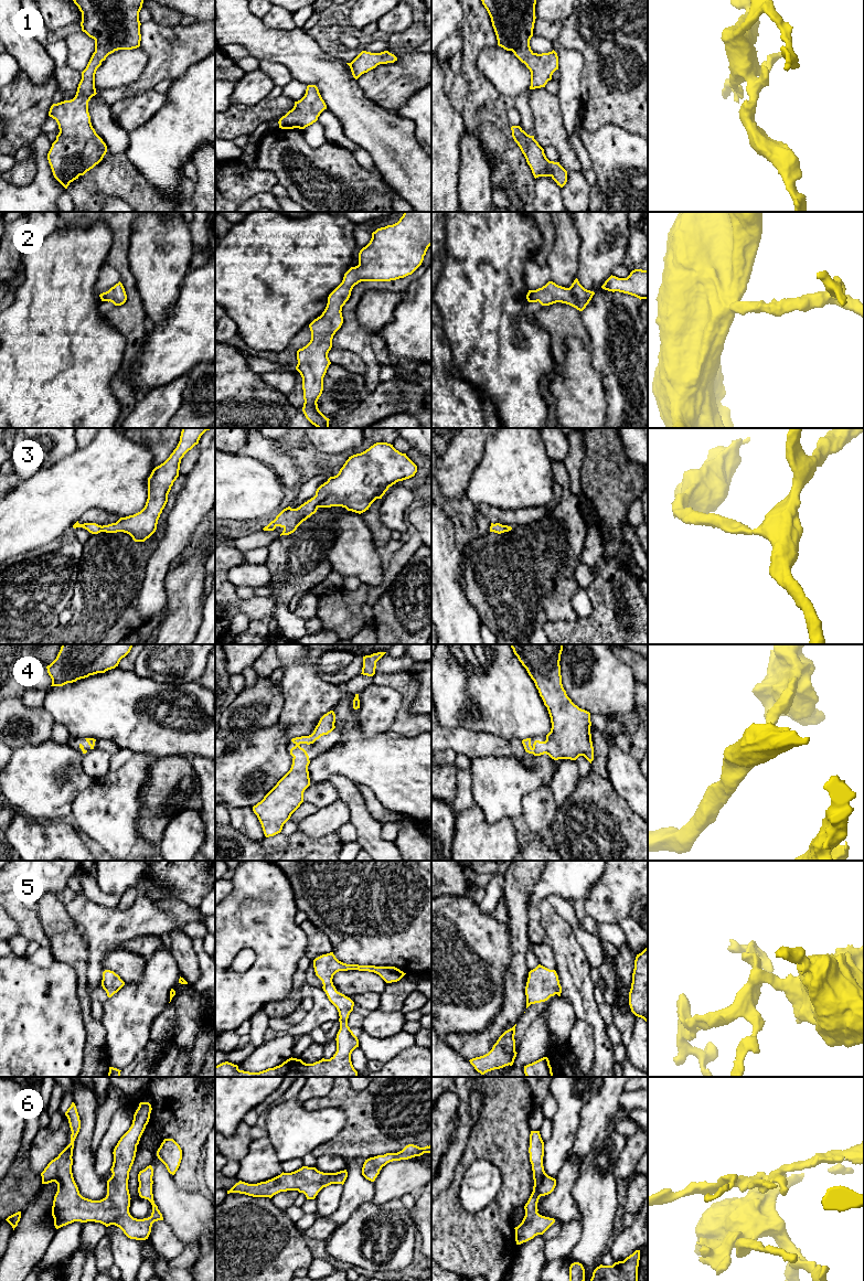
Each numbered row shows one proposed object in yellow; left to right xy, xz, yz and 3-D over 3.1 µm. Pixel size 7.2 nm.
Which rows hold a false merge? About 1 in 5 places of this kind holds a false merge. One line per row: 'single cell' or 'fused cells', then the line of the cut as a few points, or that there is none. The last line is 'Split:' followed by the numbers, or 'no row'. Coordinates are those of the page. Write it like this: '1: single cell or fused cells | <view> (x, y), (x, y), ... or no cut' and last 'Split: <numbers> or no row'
1: single cell | no cut
2: single cell | no cut
3: single cell | no cut
4: single cell | no cut
5: single cell | no cut
6: single cell | no cut
Split: no row

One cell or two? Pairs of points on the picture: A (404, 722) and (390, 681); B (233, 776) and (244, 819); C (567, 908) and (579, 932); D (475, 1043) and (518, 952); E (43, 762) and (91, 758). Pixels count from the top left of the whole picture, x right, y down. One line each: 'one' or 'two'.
A: one
B: two
C: one
D: one
E: two

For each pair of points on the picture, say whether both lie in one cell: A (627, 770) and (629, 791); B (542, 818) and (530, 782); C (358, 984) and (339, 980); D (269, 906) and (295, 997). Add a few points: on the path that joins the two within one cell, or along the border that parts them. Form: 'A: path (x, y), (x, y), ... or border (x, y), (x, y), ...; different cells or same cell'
A: path (627, 776), (629, 786); same cell
B: border (551, 786), (530, 790), (522, 799), (521, 813); different cells
C: path (353, 982), (343, 981); same cell
D: border (297, 970), (291, 992), (270, 1002); different cells

